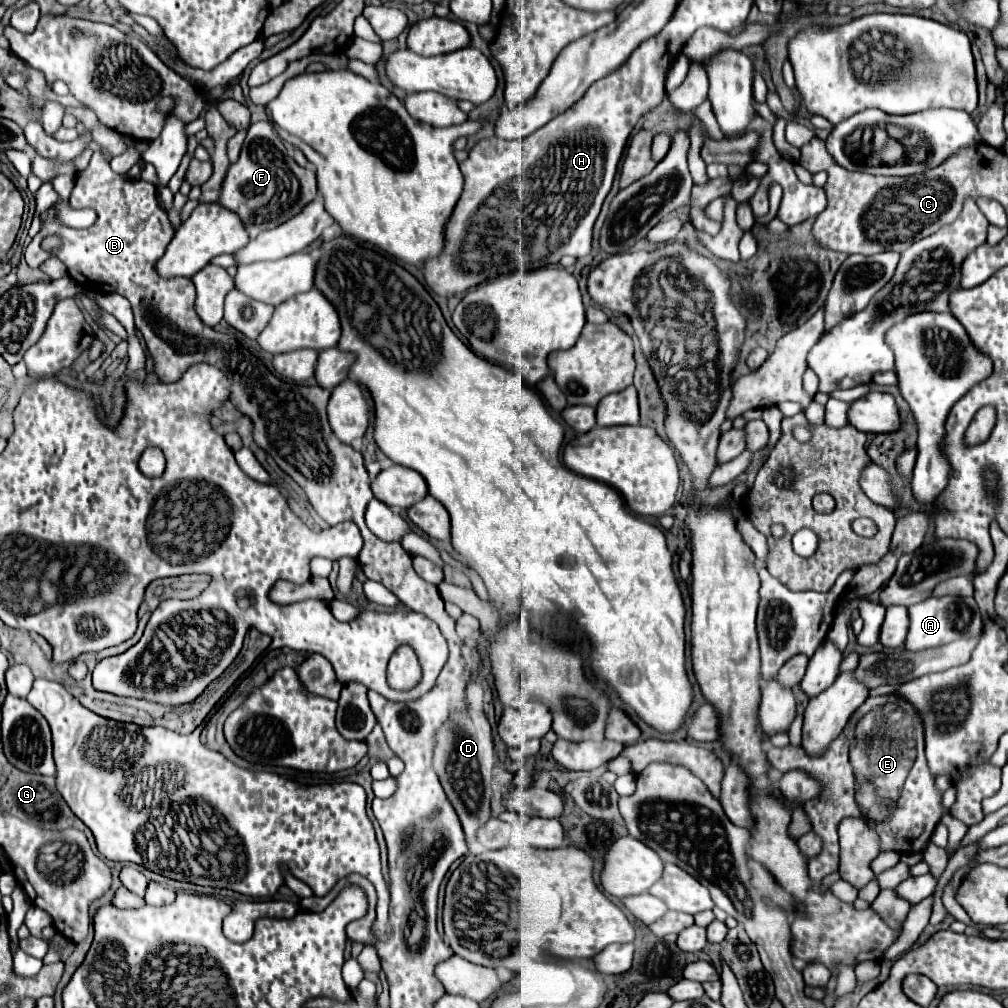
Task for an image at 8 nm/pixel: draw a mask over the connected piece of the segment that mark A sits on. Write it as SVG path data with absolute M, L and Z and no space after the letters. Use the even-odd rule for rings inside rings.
M942 596L942 598L922 600L920 604L908 608L908 612L910 612L910 632L904 648L910 652L942 646L962 636L974 636L982 628L980 608L974 598L966 598L966 596ZM950 606L954 606L954 614L950 612Z

